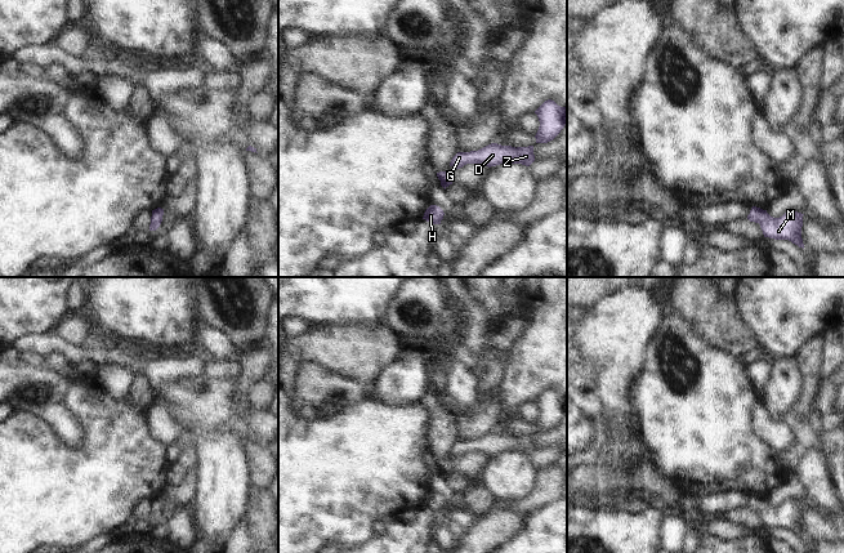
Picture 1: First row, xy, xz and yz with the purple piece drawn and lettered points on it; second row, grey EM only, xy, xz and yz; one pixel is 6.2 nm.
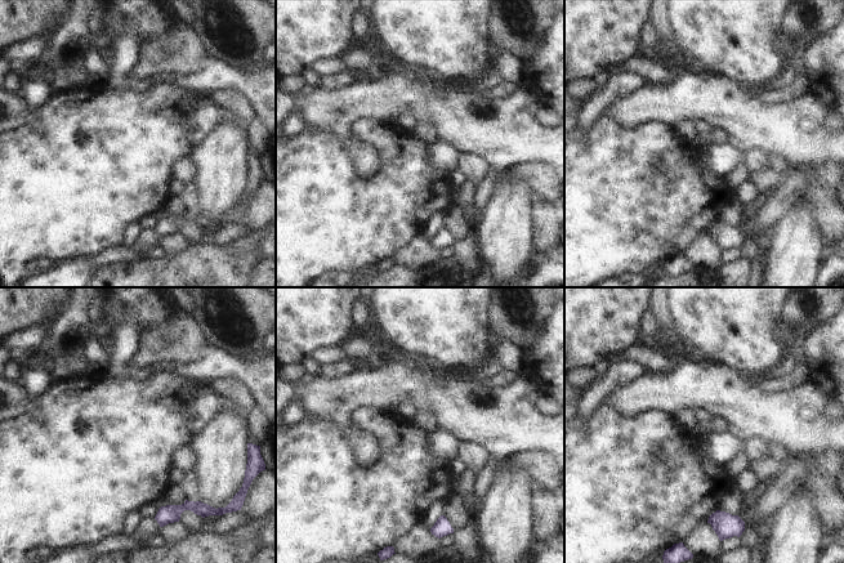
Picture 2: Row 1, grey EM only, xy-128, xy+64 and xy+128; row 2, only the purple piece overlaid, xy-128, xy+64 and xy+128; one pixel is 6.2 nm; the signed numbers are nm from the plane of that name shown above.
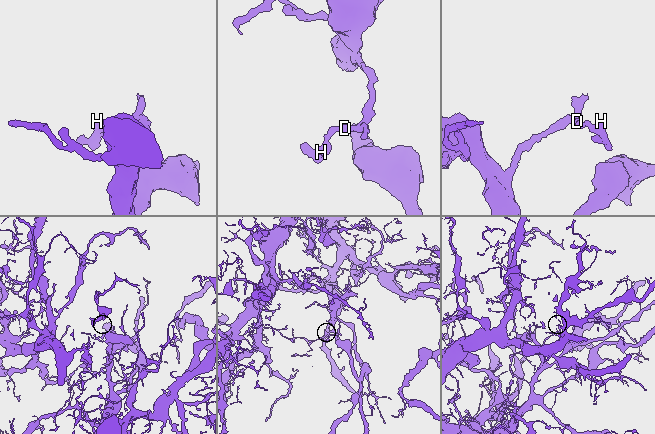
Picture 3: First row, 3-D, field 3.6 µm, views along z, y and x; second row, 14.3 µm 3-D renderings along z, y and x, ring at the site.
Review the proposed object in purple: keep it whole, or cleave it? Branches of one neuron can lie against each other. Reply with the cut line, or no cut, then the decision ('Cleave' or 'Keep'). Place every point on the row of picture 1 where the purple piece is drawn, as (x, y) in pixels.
No split. Keep

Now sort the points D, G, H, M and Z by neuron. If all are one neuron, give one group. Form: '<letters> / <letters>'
D G H M Z

